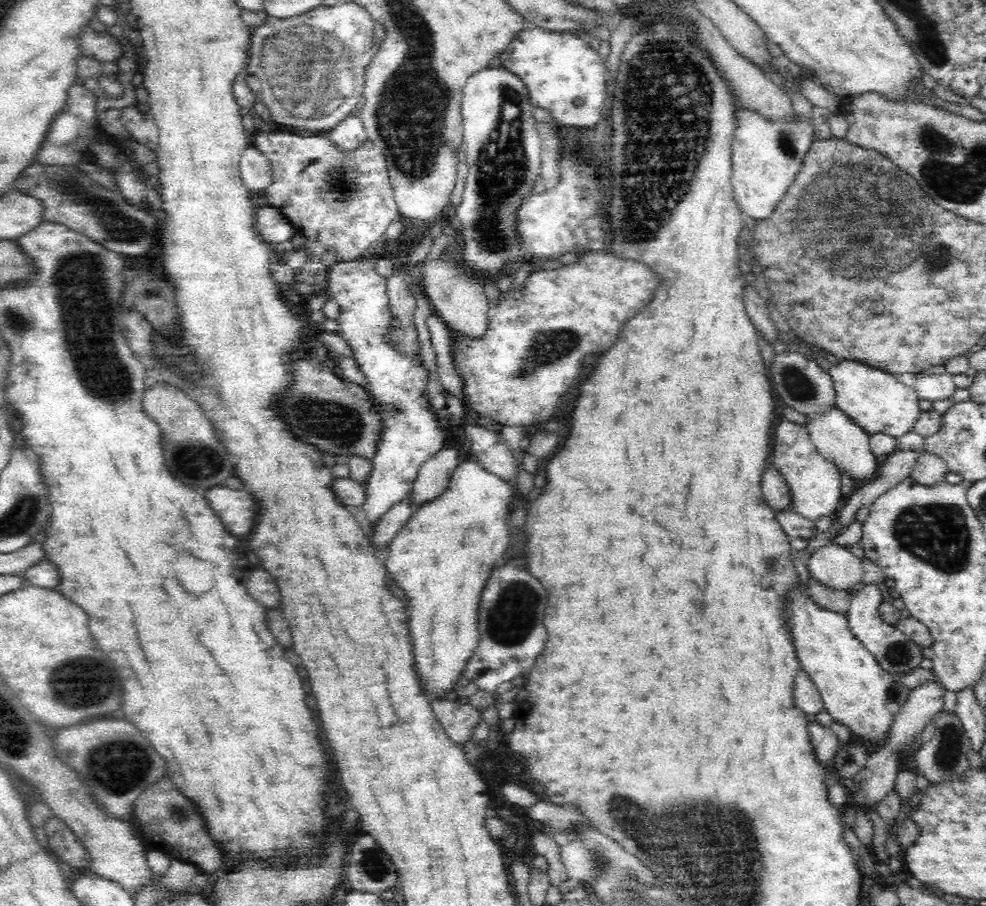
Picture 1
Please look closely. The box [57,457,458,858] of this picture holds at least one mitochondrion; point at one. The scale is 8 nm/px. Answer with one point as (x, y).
(120, 766)

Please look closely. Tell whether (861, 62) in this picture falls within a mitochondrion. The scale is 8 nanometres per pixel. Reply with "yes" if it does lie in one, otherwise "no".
no

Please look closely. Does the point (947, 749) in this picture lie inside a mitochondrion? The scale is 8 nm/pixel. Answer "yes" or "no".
yes

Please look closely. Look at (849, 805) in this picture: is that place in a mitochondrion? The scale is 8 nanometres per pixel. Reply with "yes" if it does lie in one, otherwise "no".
no

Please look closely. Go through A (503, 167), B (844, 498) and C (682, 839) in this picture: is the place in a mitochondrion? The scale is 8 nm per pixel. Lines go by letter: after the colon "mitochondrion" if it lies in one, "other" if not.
A: mitochondrion
B: other
C: mitochondrion

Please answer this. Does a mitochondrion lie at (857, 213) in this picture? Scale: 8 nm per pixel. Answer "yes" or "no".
yes

